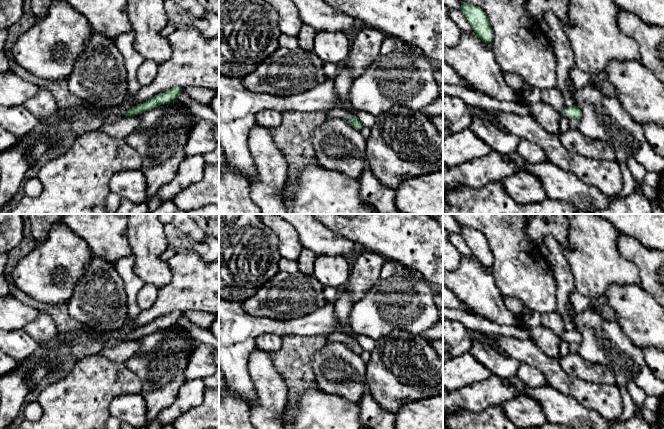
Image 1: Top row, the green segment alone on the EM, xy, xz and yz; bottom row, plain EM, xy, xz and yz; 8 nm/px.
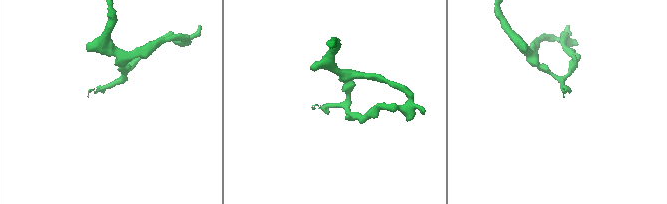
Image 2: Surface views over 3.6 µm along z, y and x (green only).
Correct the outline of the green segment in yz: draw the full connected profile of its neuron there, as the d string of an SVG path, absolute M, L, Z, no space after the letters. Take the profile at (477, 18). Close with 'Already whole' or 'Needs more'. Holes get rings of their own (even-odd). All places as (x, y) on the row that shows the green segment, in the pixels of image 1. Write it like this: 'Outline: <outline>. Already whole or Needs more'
Outline: M461 2L461 12L477 36L486 44L493 41L493 30L486 13L478 6Z. Already whole

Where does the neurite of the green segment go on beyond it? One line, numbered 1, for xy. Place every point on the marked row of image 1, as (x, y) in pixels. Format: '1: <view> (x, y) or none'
1: none

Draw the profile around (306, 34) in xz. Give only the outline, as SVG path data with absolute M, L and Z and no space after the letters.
M302 23L298 35L296 36L300 47L305 50L313 50L314 37L318 31L309 25Z

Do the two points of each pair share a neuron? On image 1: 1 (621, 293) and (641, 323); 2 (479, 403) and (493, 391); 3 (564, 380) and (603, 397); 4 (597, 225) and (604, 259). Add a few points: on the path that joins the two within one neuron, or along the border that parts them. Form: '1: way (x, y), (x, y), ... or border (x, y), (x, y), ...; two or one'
1: way (628, 300), (636, 308), (640, 316); one
2: way (482, 400), (490, 392); one
3: way (574, 387), (593, 396); one
4: way (597, 233), (597, 251); one

